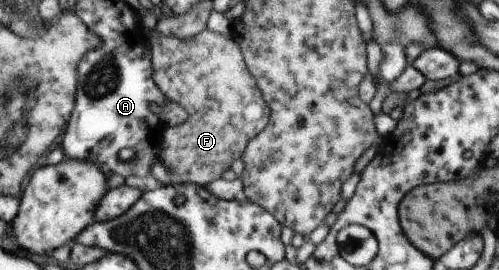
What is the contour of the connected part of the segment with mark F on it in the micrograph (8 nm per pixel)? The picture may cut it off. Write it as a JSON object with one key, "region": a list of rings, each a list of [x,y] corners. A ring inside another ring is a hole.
{"region":[[[206,27],[190,39],[158,34],[151,37],[151,44],[155,82],[170,102],[180,104],[189,113],[189,118],[182,125],[168,126],[164,131],[160,162],[171,173],[174,185],[186,182],[208,185],[230,167],[232,159],[242,157],[247,143],[267,126],[270,108],[259,90],[255,76],[247,70],[242,49],[232,34],[213,32]]]}

